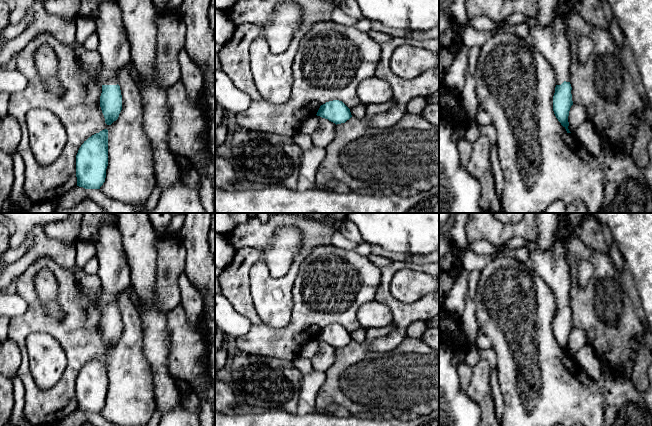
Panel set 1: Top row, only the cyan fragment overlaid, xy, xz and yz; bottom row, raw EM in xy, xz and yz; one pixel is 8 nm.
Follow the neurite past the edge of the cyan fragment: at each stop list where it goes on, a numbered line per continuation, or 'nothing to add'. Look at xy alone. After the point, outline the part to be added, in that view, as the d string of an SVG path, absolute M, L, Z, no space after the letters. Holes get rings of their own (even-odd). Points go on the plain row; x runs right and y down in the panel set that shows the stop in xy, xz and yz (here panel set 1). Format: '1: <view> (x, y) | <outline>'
1: xy (113, 269) | M116 213L102 221L95 247L102 308L117 309L117 300L131 285L131 280Z

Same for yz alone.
1: yz (632, 232) | M559 213L557 231L553 244L548 250L544 251L536 245L535 241L527 241L522 237L515 237L500 247L504 255L513 253L520 247L526 247L532 268L552 291L556 309L561 309L564 305L570 306L571 270L568 263L567 245L577 225L589 215L594 216L599 223L608 226L633 277L649 325L649 336L652 337L652 213Z

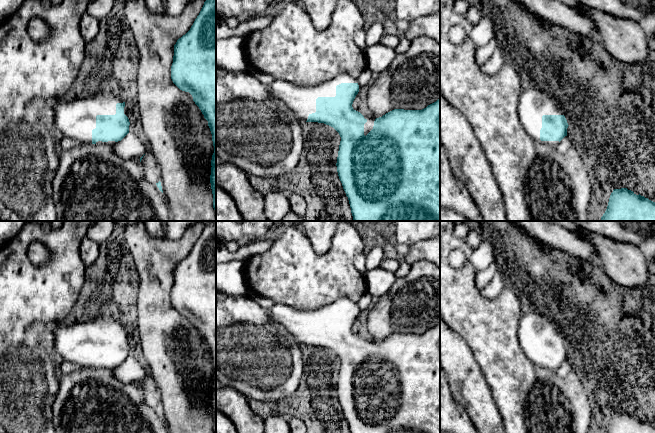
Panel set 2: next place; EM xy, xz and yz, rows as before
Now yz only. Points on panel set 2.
1: yz (533, 327) | M529 309L523 313L518 323L517 335L520 348L526 357L541 368L556 370L559 365L541 365L543 339L564 339L557 325L541 311Z

